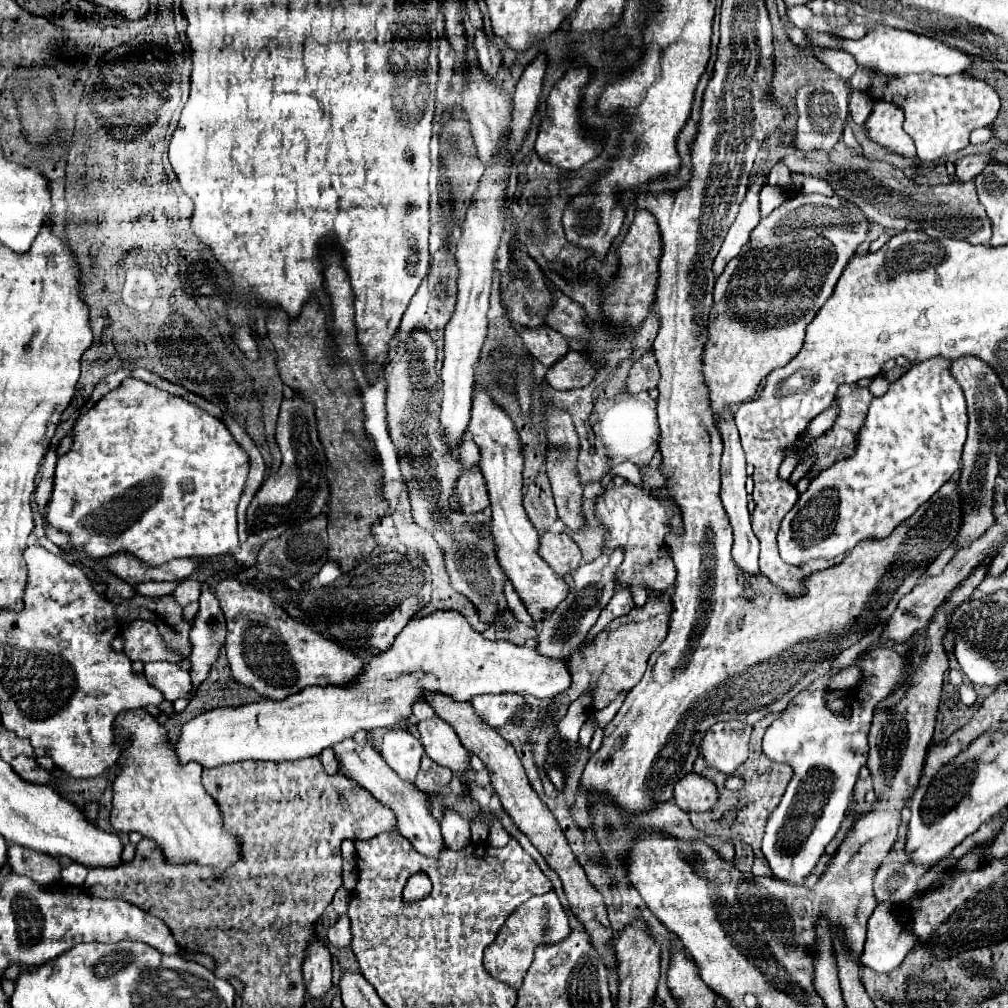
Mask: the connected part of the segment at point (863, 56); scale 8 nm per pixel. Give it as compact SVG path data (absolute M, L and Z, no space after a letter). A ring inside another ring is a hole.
M874 25L870 33L860 39L860 41L850 41L850 39L832 39L828 33L806 33L814 45L826 47L832 51L848 51L854 55L856 63L862 67L868 67L872 71L882 71L882 73L922 73L922 71L932 71L940 75L952 75L960 71L970 71L974 67L974 59L966 55L964 51L952 49L946 43L938 39L930 39L924 35L916 35L910 31L902 29L892 29L886 25Z

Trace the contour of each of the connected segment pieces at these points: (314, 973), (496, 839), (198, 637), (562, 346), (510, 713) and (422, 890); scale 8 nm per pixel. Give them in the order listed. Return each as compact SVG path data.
M316 939L310 943L302 973L306 981L306 997L324 999L332 987L332 957L324 941Z
M496 819L496 821L492 821L490 835L488 835L488 843L490 843L492 847L504 847L508 841L510 841L510 835L504 831L502 823L500 823L498 819Z
M202 583L202 595L200 595L200 609L196 617L192 619L190 629L190 677L194 681L194 687L202 685L206 677L210 675L212 665L216 663L220 649L226 641L226 619L218 605L216 595L212 589Z
M536 327L532 331L522 331L522 341L528 353L540 361L546 369L550 369L558 359L562 359L570 351L570 343L564 335L550 327Z
M478 695L472 699L474 711L492 729L506 725L524 707L524 703L522 695L506 695L506 701L500 701L500 695Z
M416 873L408 879L408 883L404 887L404 901L408 901L408 903L420 901L430 895L430 889L432 889L432 883L428 881L426 873Z

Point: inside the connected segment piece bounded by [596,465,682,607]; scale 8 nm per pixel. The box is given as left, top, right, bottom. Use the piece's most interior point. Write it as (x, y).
(638, 523)

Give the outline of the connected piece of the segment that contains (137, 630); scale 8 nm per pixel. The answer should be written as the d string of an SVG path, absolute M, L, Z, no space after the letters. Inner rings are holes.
M128 621L122 625L122 637L124 637L124 653L132 661L168 661L168 663L180 663L182 657L174 653L174 649L166 649L166 643L162 641L162 635L158 633L158 625L154 621Z

